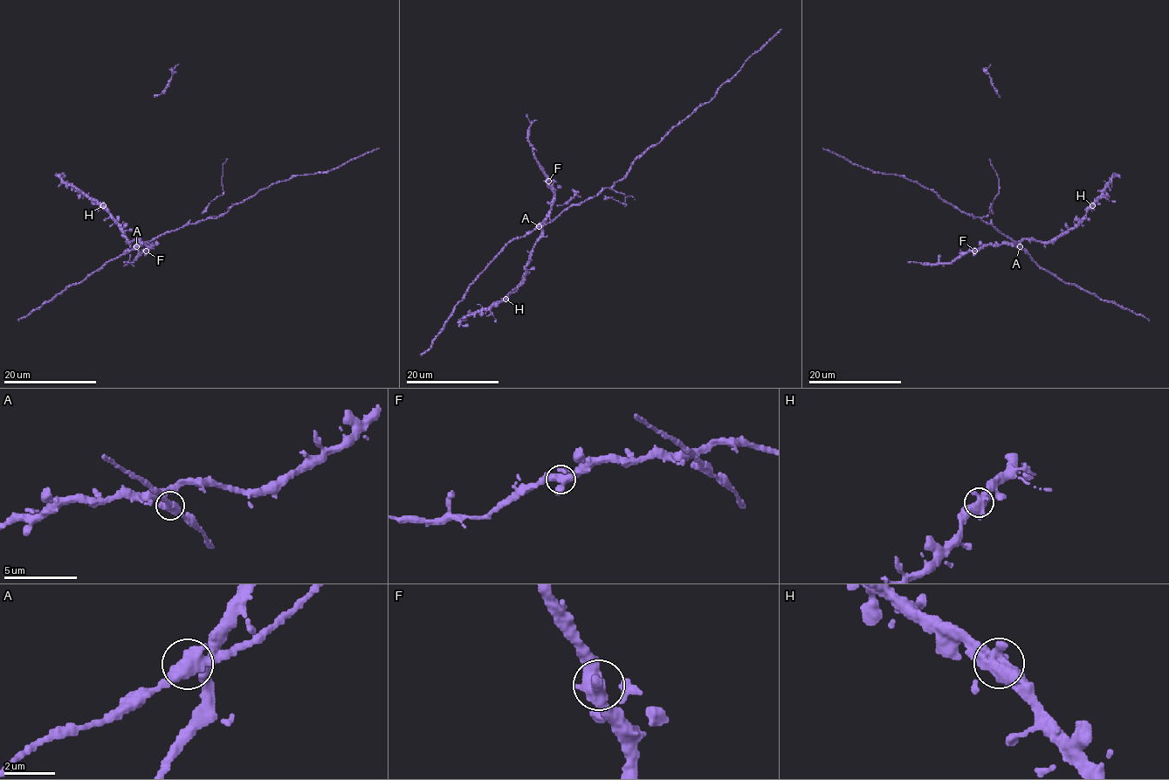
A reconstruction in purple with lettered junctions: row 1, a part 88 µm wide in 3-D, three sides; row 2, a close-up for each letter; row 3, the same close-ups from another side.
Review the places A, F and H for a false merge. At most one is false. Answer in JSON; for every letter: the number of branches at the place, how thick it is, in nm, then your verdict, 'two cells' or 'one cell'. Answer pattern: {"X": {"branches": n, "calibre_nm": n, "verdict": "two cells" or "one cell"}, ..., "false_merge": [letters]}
{"A": {"branches": 3, "calibre_nm": 480, "verdict": "two cells"}, "F": {"branches": 3, "calibre_nm": 440, "verdict": "one cell"}, "H": {"branches": 3, "calibre_nm": 480, "verdict": "one cell"}, "false_merge": ["A"]}

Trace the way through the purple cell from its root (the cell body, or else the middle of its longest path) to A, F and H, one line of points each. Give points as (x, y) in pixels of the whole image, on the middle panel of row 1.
A: (594, 196), (570, 205), (554, 219), (539, 226)
F: (594, 196), (570, 205), (547, 223), (546, 216), (554, 195), (548, 181)
H: (594, 196), (570, 205), (544, 224), (540, 239), (526, 267), (524, 281), (505, 299)

